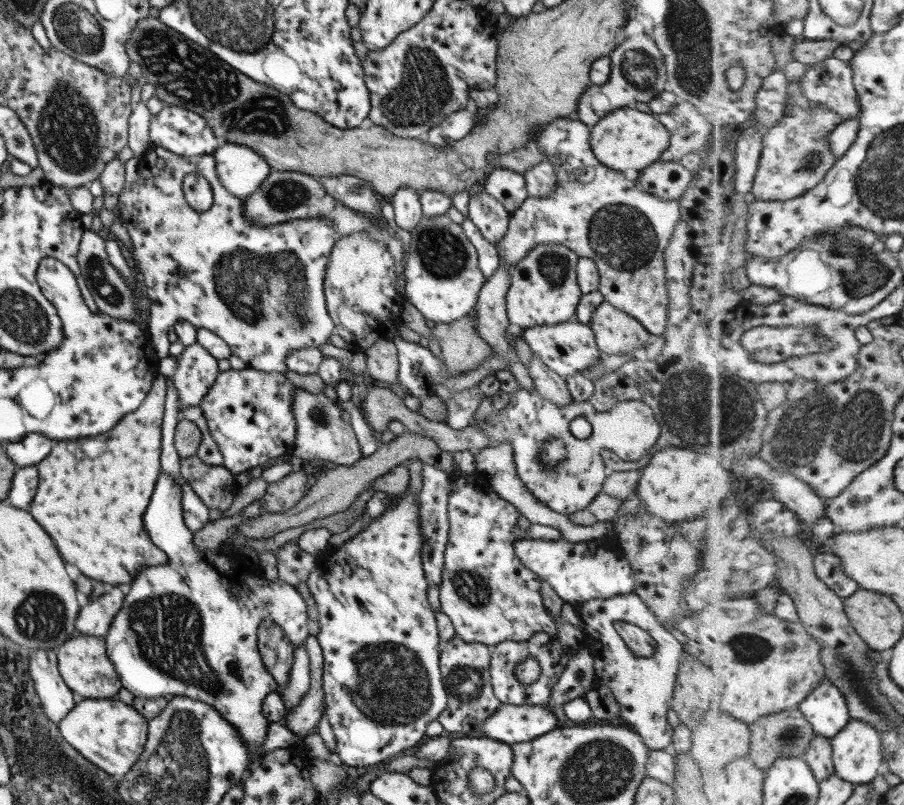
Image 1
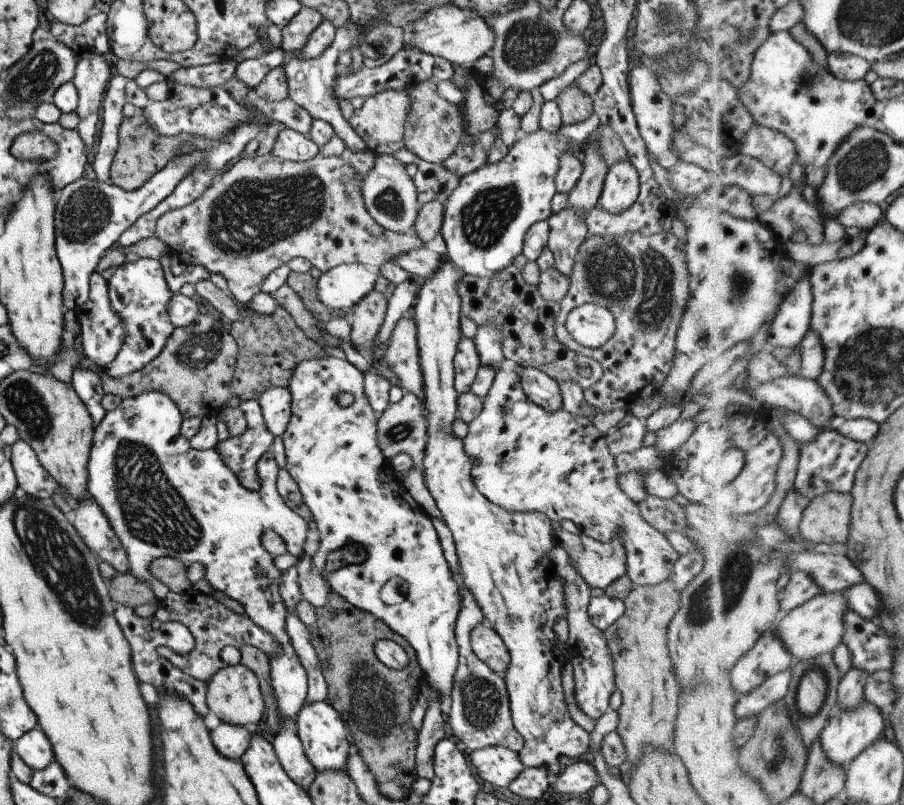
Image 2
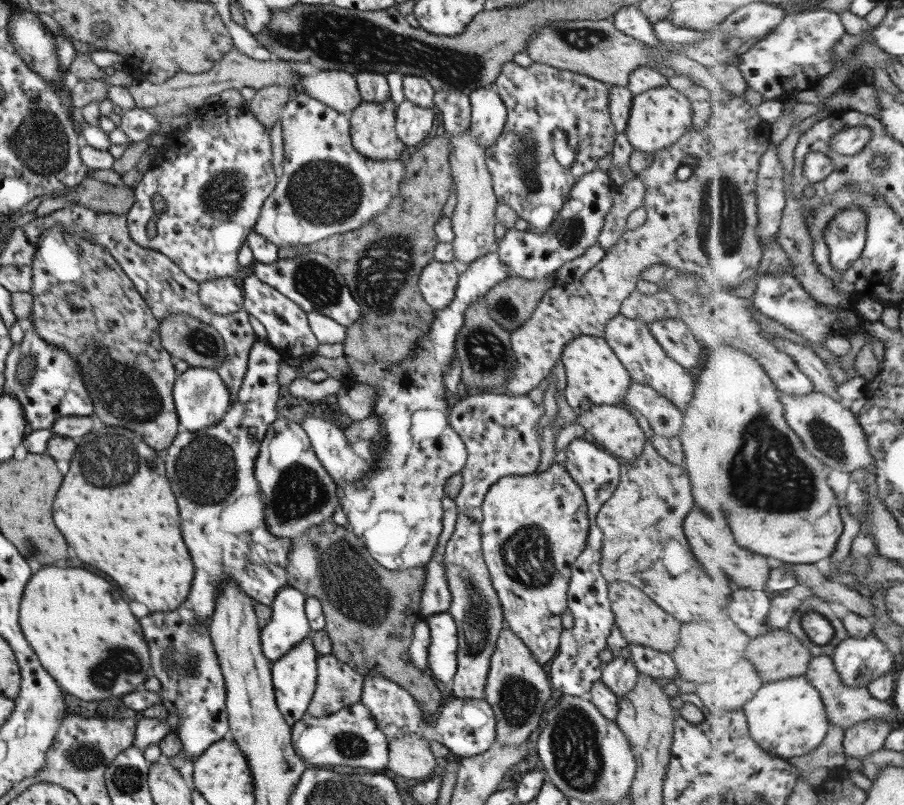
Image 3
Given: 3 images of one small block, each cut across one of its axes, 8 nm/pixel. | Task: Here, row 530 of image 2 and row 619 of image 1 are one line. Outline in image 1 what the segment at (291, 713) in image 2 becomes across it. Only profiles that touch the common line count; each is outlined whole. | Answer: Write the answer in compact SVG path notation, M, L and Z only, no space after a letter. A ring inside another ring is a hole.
M160 470L157 484L155 484L155 490L153 490L153 496L151 496L151 502L149 502L149 506L147 506L147 510L145 510L145 514L143 514L143 526L145 526L147 536L151 538L151 542L165 553L168 562L160 564L159 566L148 566L140 570L135 578L132 578L129 591L122 598L121 608L112 618L104 638L106 655L117 673L121 686L131 692L134 697L157 698L163 696L184 696L211 706L223 720L233 725L235 732L239 734L239 740L243 742L243 746L251 752L252 762L245 773L245 775L249 775L249 771L254 769L255 761L259 760L263 755L263 753L261 753L261 746L263 746L263 740L265 740L265 734L267 734L267 725L269 725L269 721L263 717L261 704L267 694L277 690L276 682L273 680L271 674L267 672L261 660L257 648L256 631L261 622L265 622L266 618L270 618L272 621L275 621L276 625L285 633L285 636L287 636L288 641L294 648L294 646L303 643L308 636L306 606L303 602L303 598L301 598L301 595L294 586L287 584L281 579L268 581L264 577L264 572L261 570L261 567L253 563L253 561L244 558L239 550L233 547L225 547L224 545L219 549L197 550L192 543L193 532L184 525L184 520L182 519L181 493L180 486L176 482L173 482L173 479L166 472Z

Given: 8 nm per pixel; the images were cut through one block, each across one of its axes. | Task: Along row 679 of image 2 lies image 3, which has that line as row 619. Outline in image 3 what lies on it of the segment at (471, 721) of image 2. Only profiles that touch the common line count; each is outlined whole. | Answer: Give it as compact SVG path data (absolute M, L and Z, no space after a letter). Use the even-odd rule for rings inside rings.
M476 391L464 398L455 398L449 404L449 414L446 414L449 425L455 429L455 433L461 437L465 445L465 464L459 471L461 474L461 488L454 498L456 509L456 521L453 532L445 544L441 565L445 573L445 581L450 592L448 613L457 627L457 668L453 679L449 684L450 694L463 700L483 700L484 686L489 670L490 656L496 647L496 640L501 631L504 619L499 600L495 594L487 567L481 556L480 524L482 521L481 504L487 489L501 477L511 475L531 474L537 469L540 459L541 444L535 432L535 423L543 415L542 404L536 405L529 395L493 394Z

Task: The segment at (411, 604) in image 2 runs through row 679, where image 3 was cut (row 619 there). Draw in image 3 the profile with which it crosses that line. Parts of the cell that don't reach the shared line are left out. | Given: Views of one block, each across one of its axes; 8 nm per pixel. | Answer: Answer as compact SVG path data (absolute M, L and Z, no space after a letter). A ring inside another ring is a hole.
M448 611L425 618L429 628L427 671L433 680L449 686L457 668L457 627Z

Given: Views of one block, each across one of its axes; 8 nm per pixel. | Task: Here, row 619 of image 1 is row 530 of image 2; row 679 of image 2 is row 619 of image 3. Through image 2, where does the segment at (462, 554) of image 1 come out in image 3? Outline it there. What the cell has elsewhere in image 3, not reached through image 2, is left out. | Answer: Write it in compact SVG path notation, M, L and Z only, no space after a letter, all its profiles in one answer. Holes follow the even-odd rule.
M553 462L545 472L541 474L526 474L526 475L511 475L501 477L495 481L484 494L481 504L482 521L480 524L480 540L481 540L481 556L483 562L487 567L489 580L491 586L495 590L495 594L499 600L499 605L502 609L502 616L504 622L507 624L511 632L517 635L517 638L523 641L523 645L531 651L535 661L540 665L547 660L551 660L556 654L559 644L559 636L562 631L560 616L561 613L567 608L566 590L570 579L570 565L577 558L577 555L583 550L585 546L586 534L588 530L589 520L587 518L586 506L583 501L583 494L579 490L576 482L567 474L564 466L561 463Z

